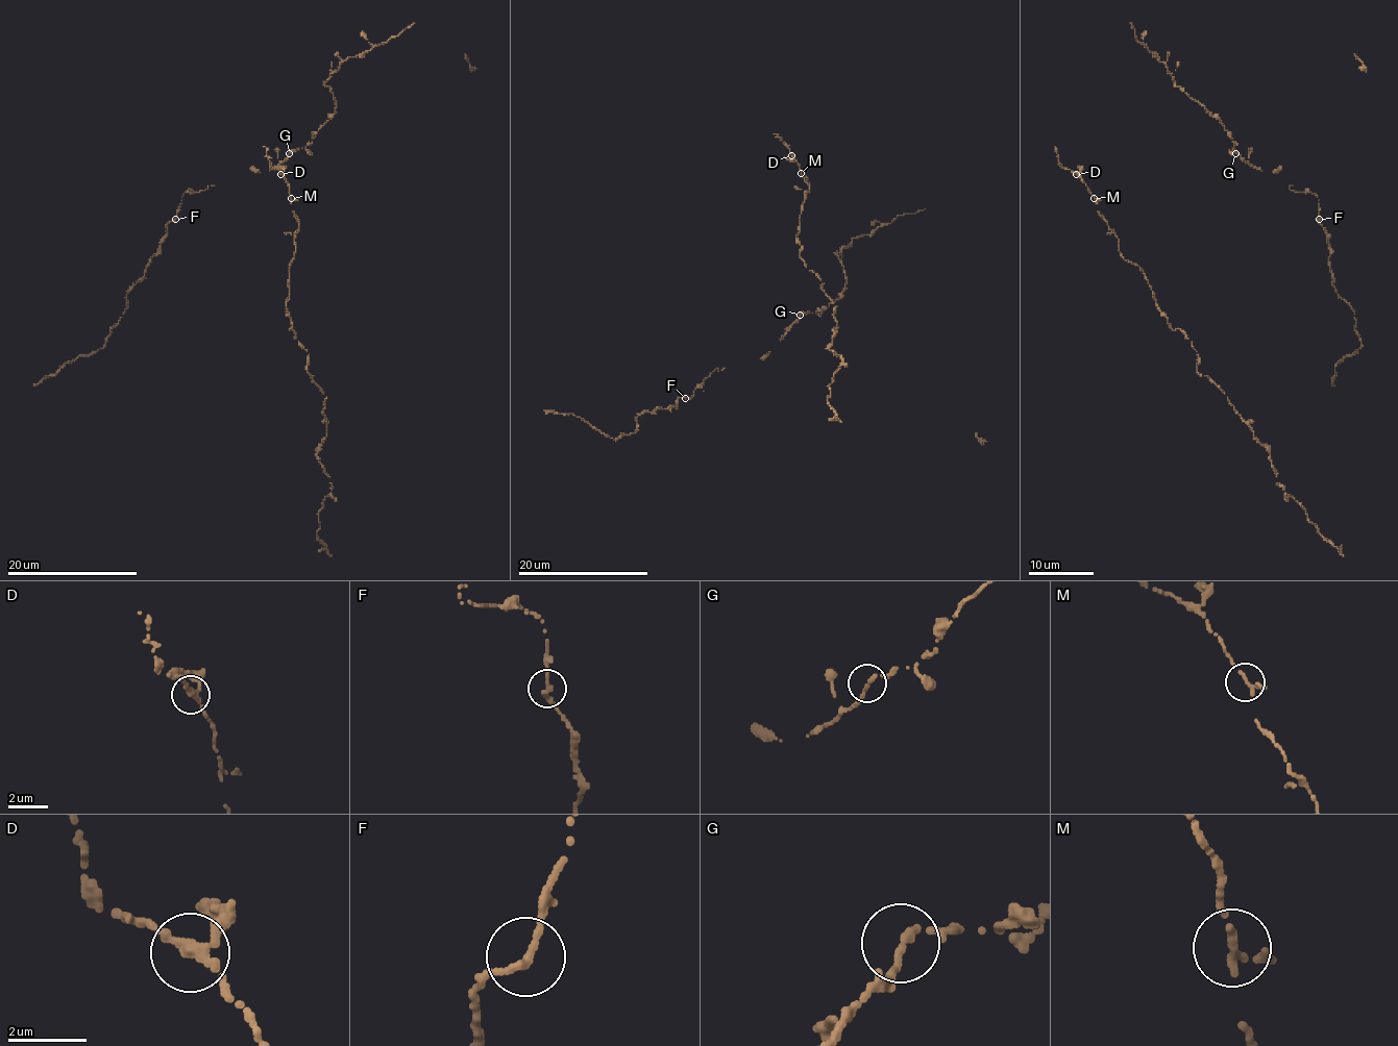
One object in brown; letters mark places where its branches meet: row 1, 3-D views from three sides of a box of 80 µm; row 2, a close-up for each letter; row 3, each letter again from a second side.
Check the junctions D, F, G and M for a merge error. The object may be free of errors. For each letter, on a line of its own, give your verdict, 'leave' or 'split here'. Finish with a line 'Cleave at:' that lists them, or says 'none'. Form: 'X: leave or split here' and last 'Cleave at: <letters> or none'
D: leave
F: leave
G: leave
M: leave
Cleave at: none

